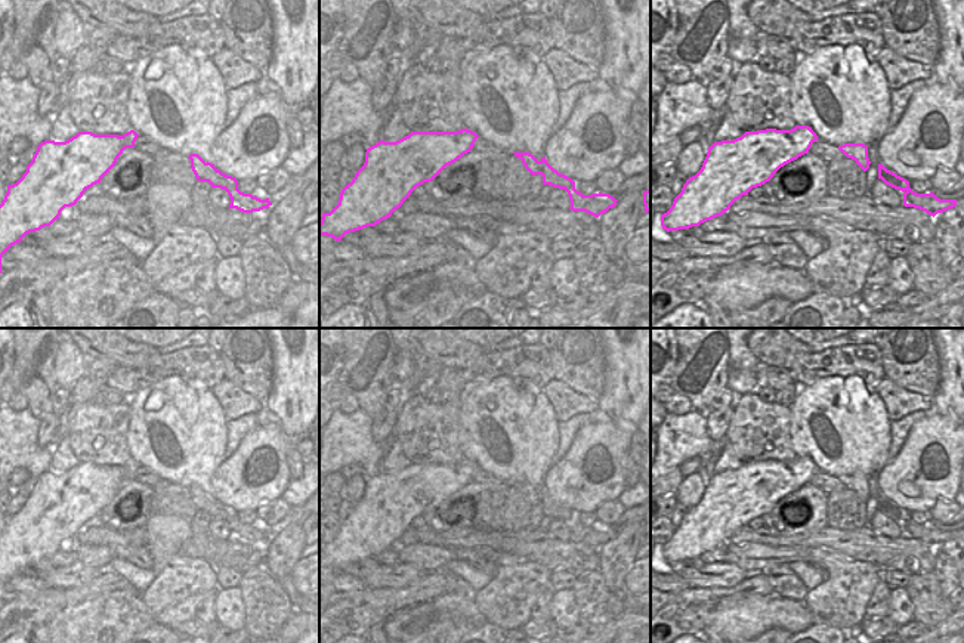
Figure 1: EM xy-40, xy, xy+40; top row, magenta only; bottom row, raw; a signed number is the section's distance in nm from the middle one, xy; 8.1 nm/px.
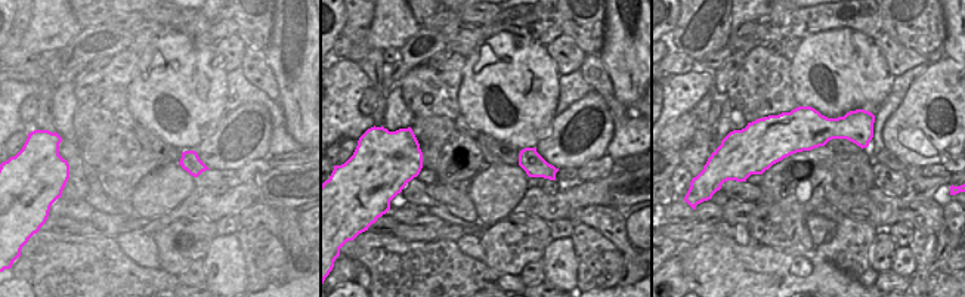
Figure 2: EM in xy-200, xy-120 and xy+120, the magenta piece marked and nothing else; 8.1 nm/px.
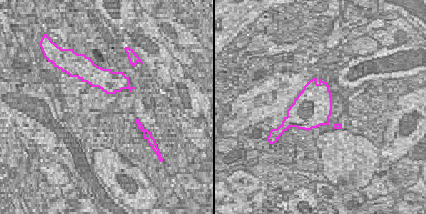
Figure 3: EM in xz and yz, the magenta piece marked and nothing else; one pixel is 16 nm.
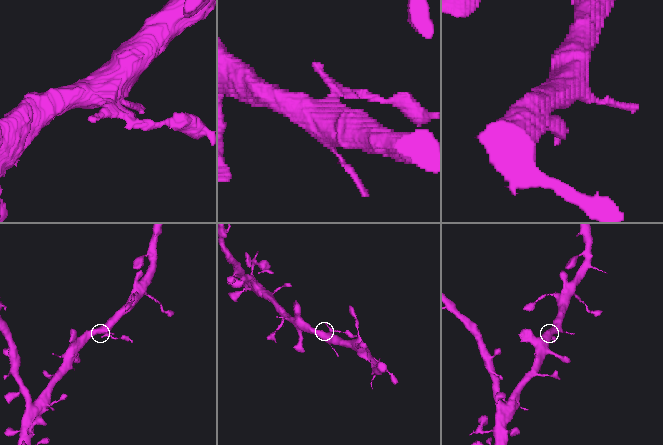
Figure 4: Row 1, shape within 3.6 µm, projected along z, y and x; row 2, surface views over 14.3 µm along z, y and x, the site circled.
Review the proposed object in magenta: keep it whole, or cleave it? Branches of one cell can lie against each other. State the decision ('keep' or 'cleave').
cleave

